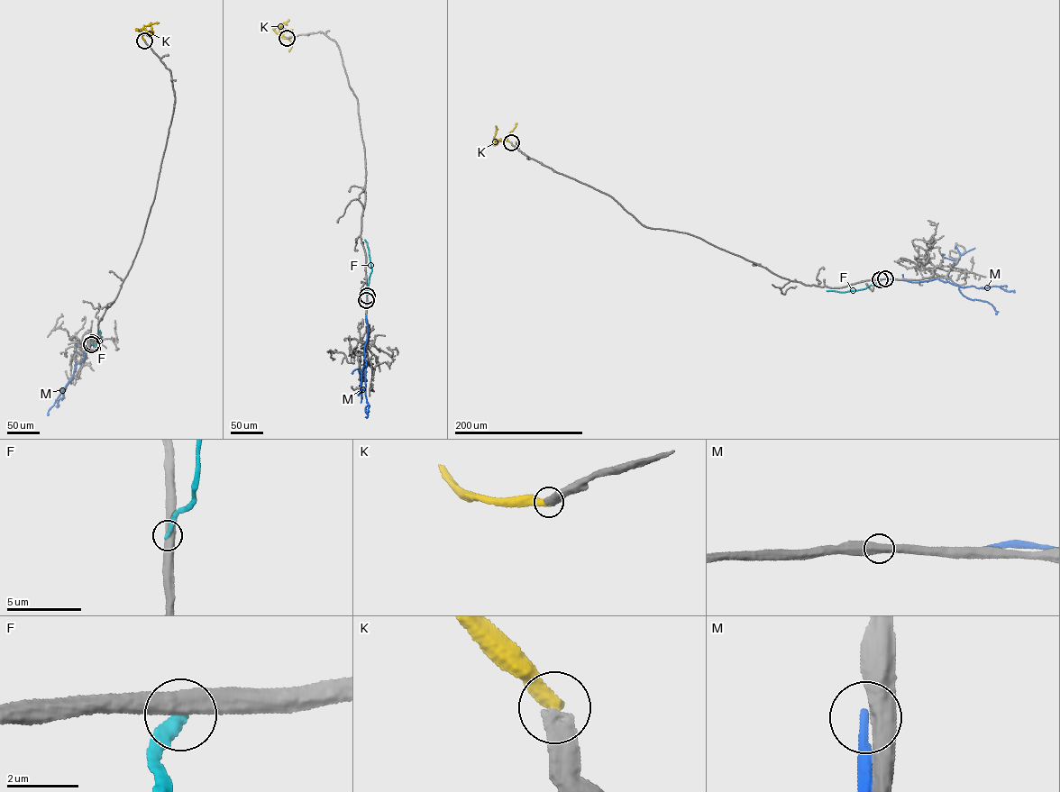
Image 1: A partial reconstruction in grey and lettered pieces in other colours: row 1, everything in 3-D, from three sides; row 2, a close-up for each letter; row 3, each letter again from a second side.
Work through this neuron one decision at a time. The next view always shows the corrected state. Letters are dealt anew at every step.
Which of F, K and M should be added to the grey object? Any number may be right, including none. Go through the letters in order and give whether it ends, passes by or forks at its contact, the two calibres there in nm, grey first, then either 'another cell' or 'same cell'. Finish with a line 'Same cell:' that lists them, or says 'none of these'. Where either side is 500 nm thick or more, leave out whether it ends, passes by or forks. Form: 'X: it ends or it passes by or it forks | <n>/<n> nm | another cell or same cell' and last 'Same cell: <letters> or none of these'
F: 500/340 nm | another cell
K: 500/420 nm | same cell
M: 550/240 nm | another cell
Same cell: K

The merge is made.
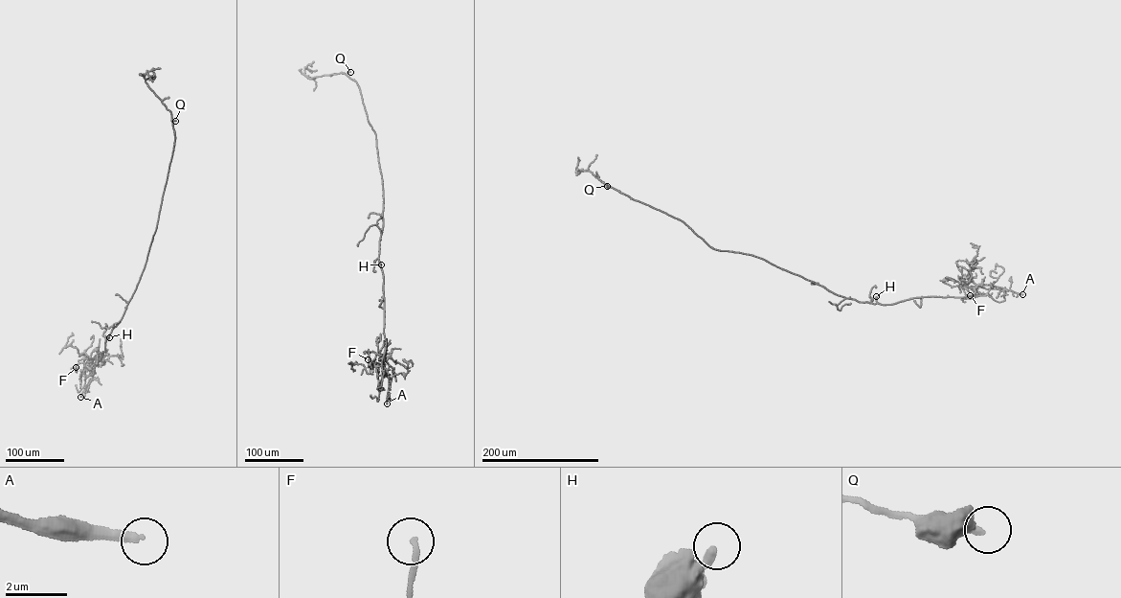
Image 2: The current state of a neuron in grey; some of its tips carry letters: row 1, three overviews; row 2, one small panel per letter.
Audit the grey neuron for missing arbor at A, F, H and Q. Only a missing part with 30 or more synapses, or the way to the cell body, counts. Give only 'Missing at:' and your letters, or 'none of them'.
Missing at: A

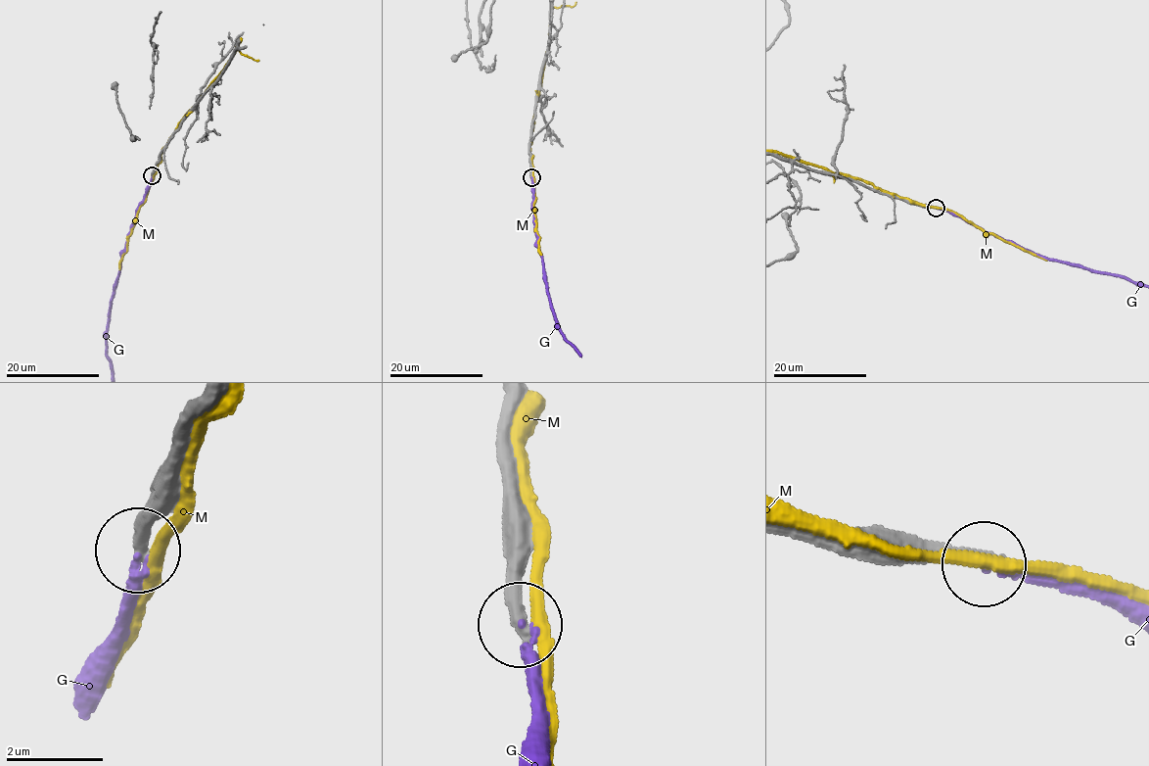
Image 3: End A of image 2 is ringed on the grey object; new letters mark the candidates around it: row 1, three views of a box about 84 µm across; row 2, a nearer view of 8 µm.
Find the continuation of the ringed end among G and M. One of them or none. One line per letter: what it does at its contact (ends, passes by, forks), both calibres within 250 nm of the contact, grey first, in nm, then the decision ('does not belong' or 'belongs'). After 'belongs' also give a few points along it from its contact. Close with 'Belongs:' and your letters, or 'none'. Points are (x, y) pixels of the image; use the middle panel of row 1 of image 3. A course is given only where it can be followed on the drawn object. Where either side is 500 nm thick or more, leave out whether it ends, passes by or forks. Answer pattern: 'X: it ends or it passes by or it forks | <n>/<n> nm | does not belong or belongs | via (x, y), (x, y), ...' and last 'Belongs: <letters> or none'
G: it ends | 300/60 nm | belongs | via (532, 178), (531, 208), (546, 290), (556, 328), (582, 359)
M: it passes by | 320/280 nm | does not belong
Belongs: G

